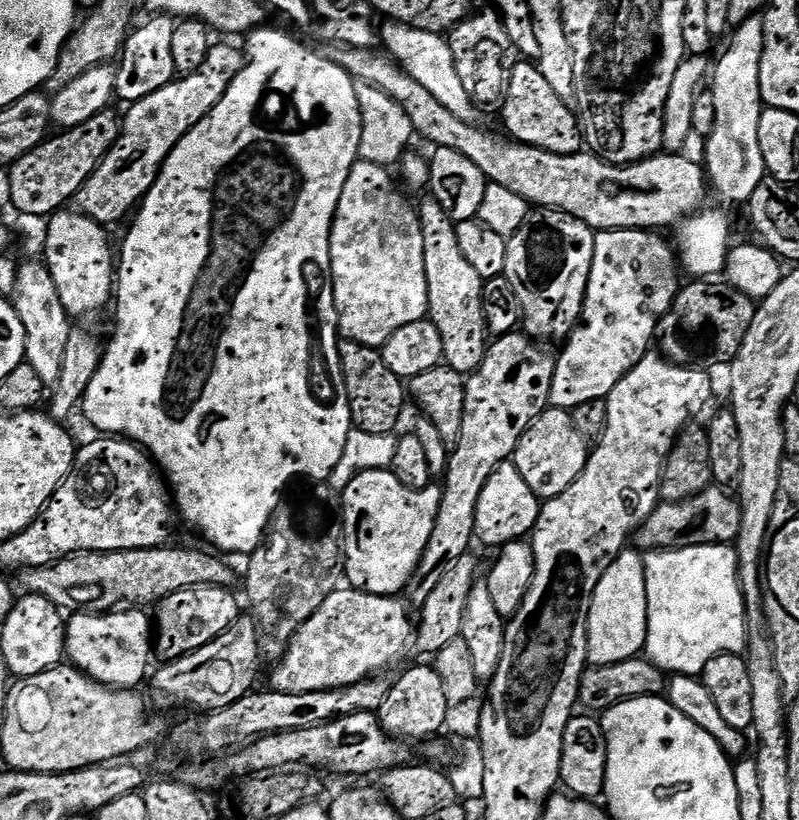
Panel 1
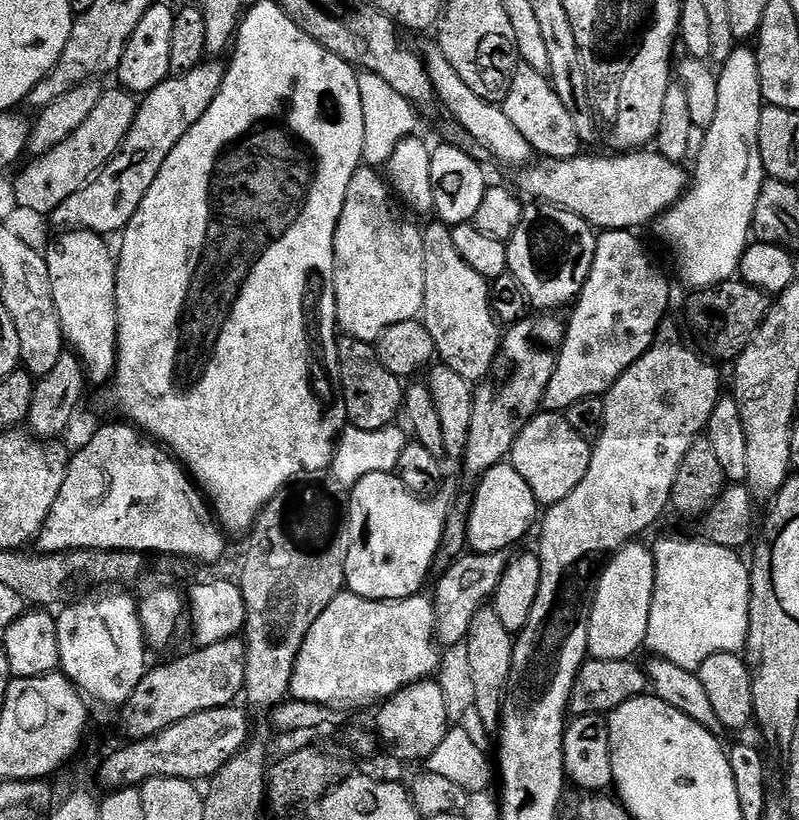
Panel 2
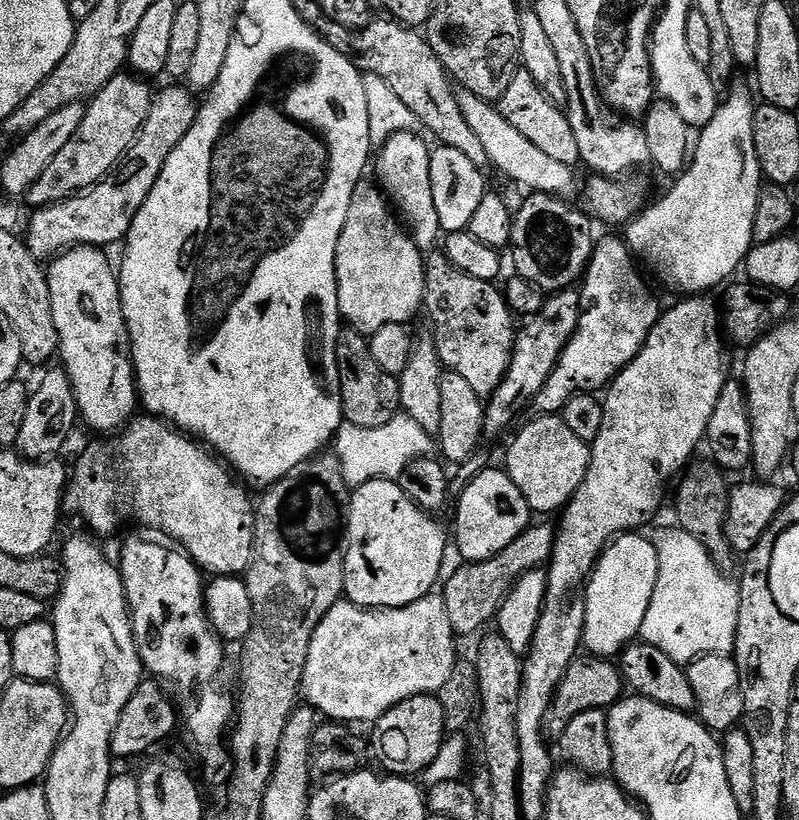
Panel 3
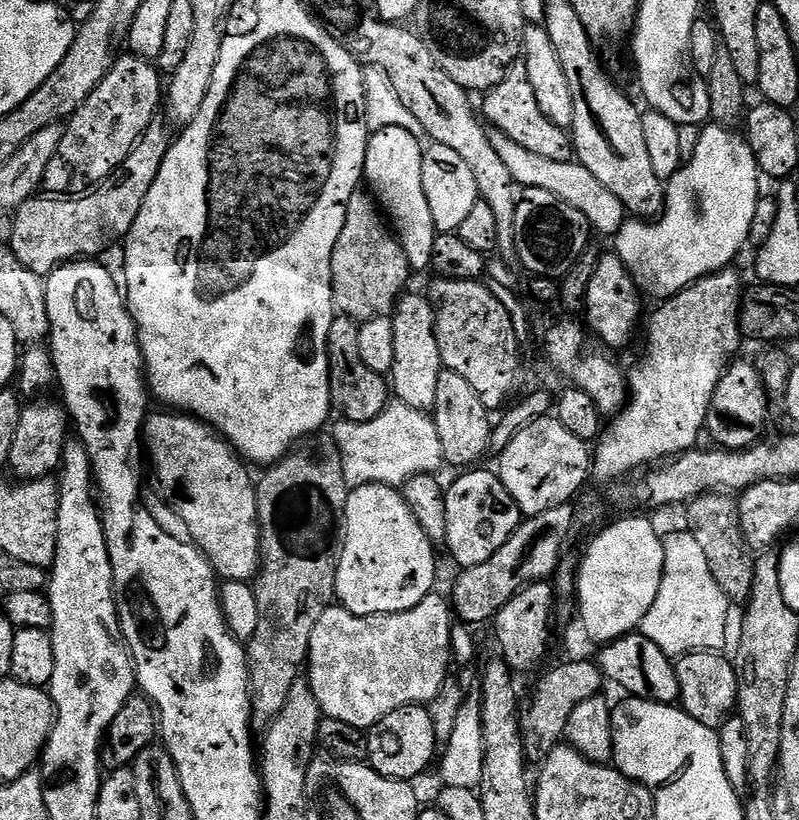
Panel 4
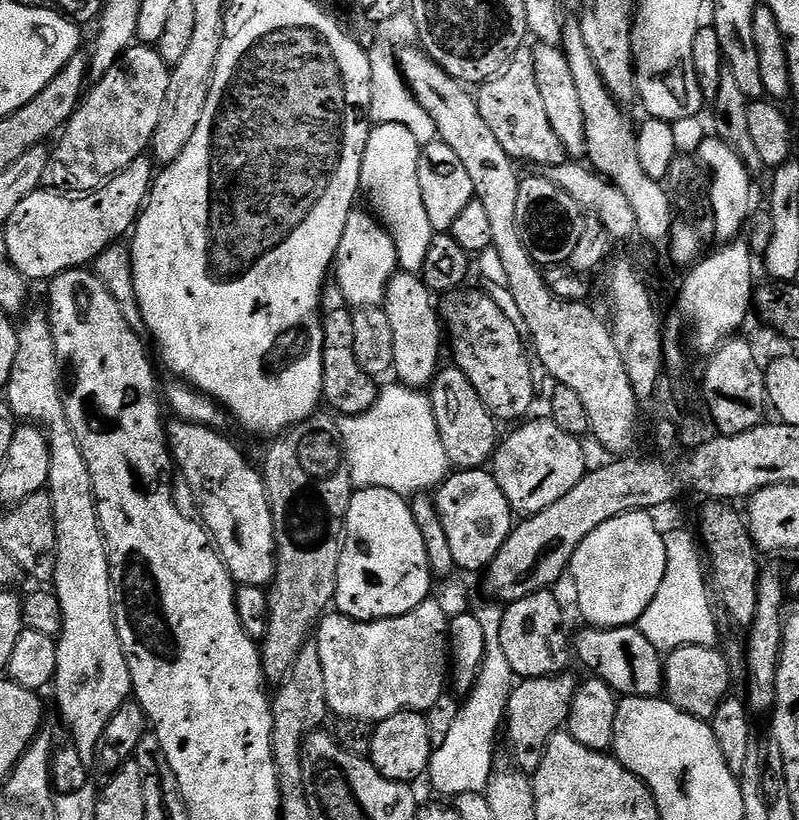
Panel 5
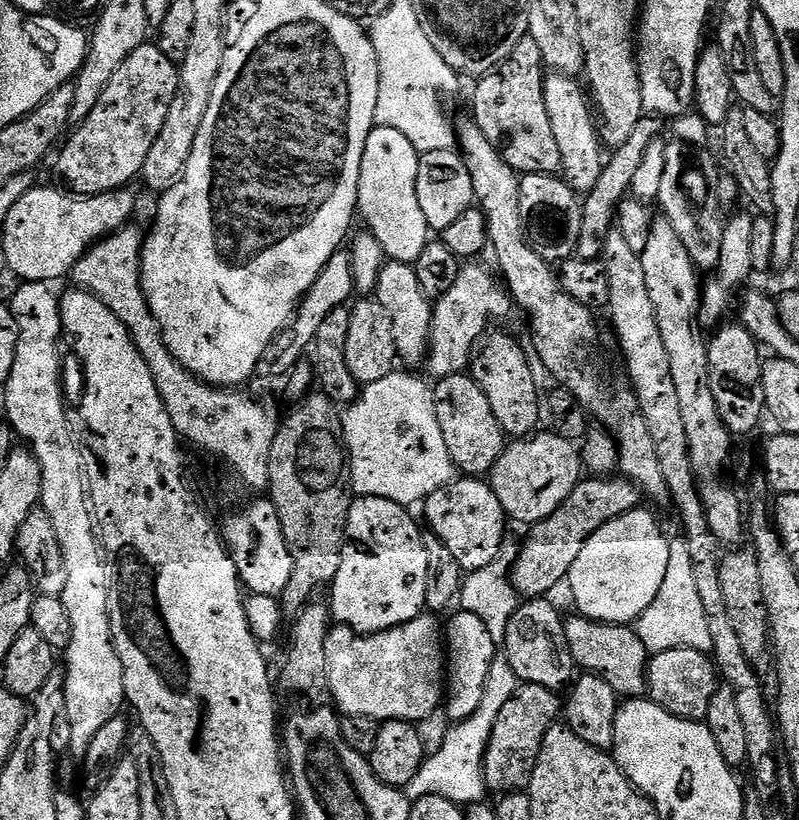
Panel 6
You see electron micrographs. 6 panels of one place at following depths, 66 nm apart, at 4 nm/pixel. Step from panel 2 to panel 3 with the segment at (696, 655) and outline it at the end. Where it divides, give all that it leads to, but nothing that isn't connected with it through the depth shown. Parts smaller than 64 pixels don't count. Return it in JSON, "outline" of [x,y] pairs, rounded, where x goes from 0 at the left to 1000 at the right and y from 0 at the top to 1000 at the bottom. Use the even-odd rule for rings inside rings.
{"outline":[[[826,644],[819,652],[824,676],[824,710],[814,729],[814,744],[804,754],[800,779],[824,788],[845,810],[860,812],[875,800],[911,798],[921,789],[925,716],[901,696],[891,678],[857,644]]]}

